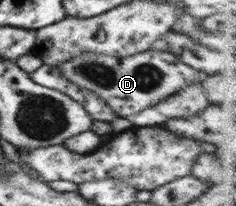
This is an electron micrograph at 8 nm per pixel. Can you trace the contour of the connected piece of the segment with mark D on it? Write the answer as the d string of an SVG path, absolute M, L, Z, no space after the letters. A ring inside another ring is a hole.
M147 50L147 52L139 52L139 54L125 58L87 52L61 64L59 69L62 76L72 84L93 92L99 96L99 99L105 100L105 104L121 118L128 118L131 114L141 112L149 104L155 104L175 94L187 84L199 82L197 70L185 66L177 56L159 52L159 50L151 50L151 52ZM149 82L151 82L151 88L149 88Z

